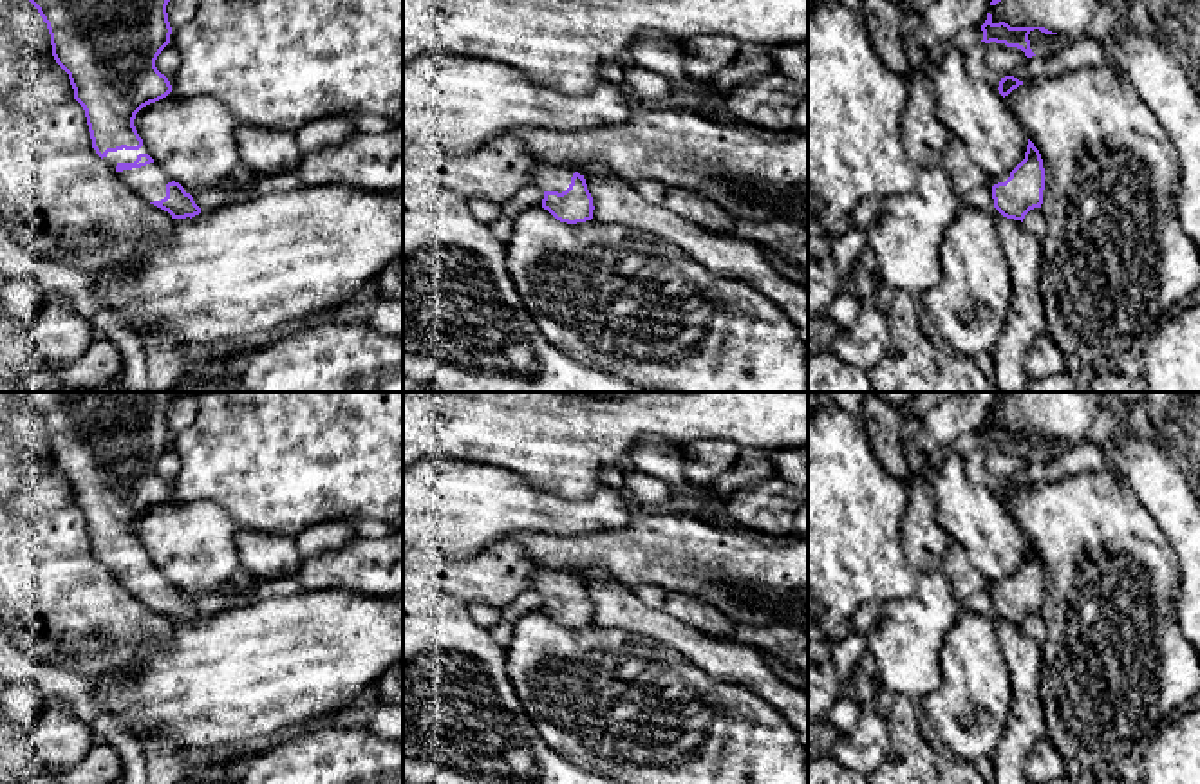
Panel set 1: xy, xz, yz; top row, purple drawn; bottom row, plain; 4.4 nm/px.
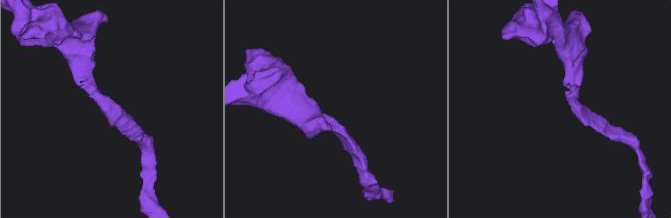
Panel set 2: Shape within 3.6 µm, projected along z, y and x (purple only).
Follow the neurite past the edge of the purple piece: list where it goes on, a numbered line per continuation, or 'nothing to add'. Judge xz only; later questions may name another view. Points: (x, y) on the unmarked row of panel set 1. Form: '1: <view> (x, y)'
1: xz (548, 582)

